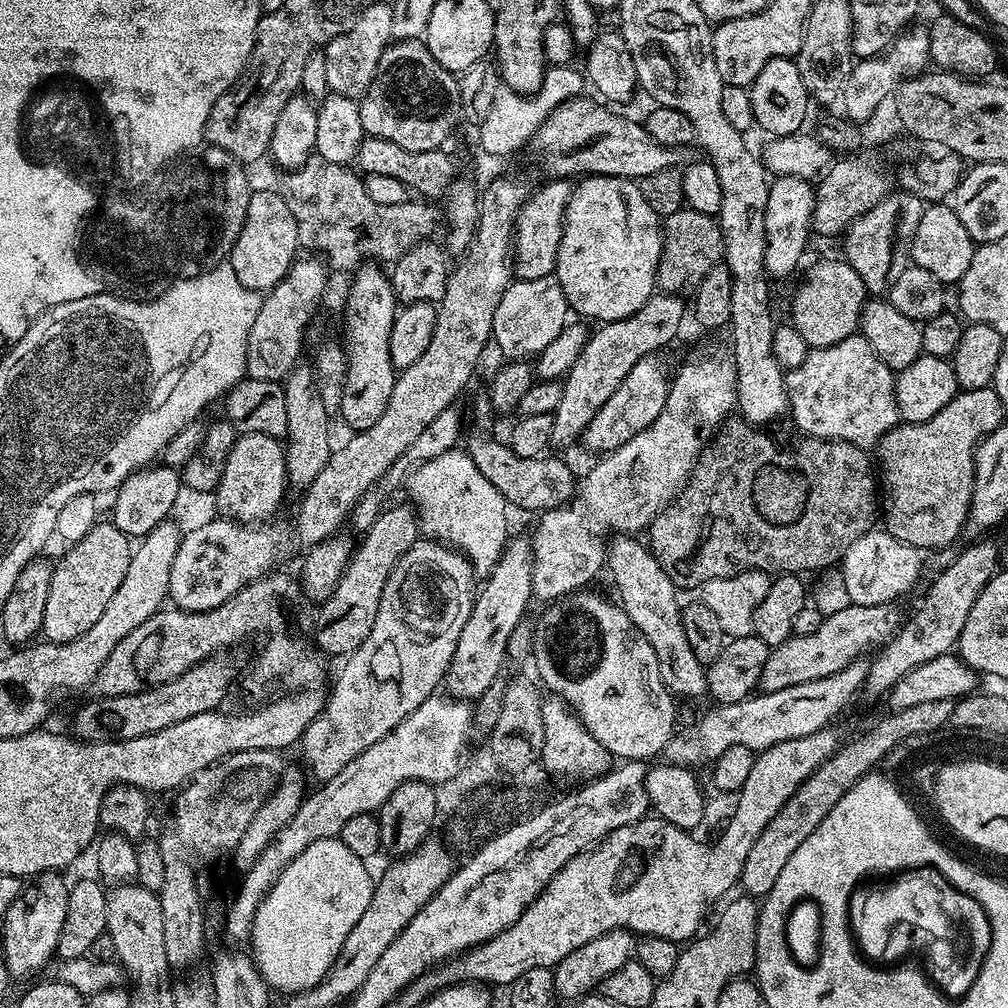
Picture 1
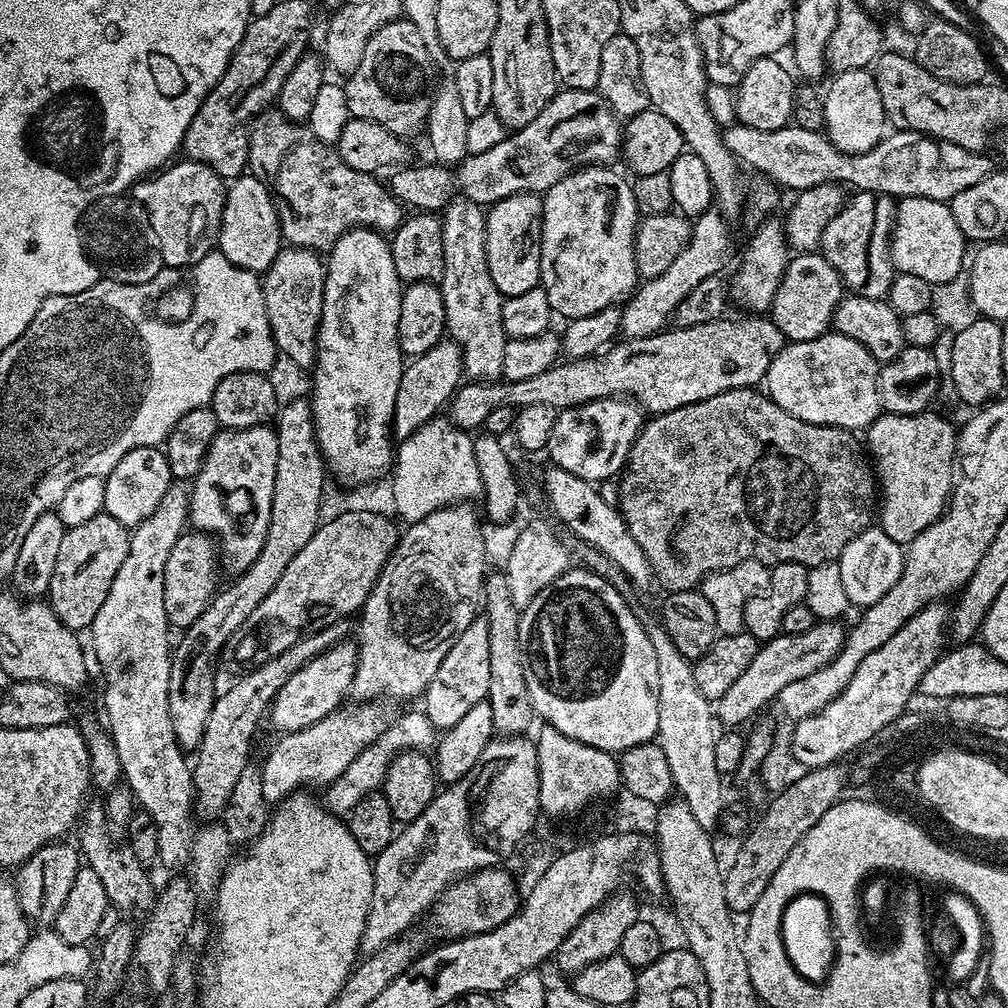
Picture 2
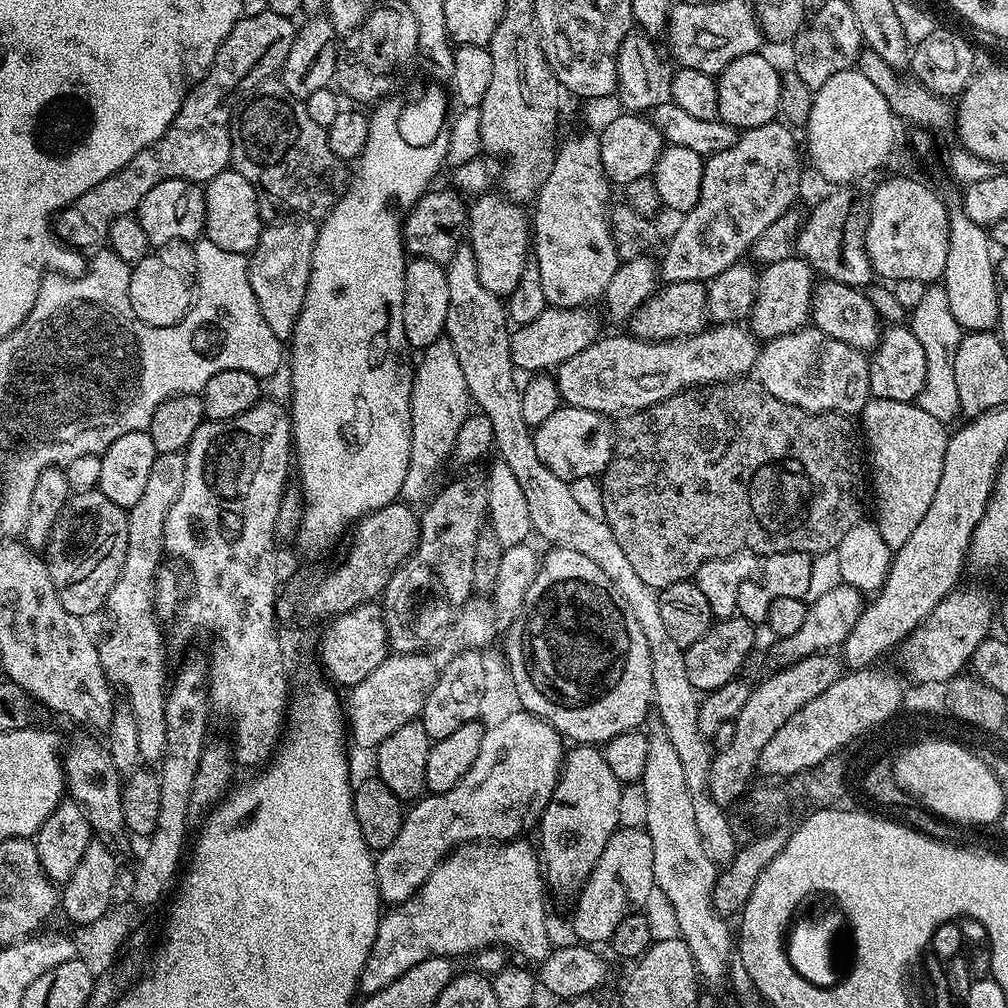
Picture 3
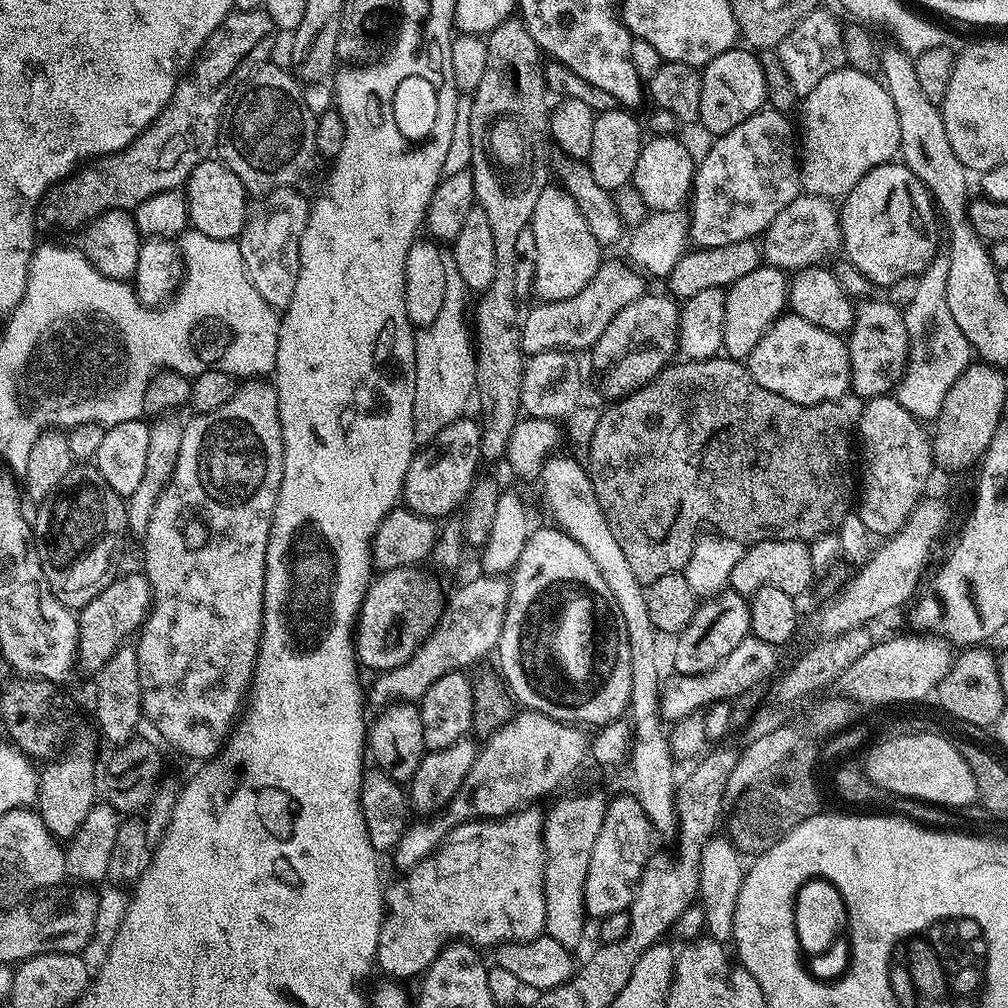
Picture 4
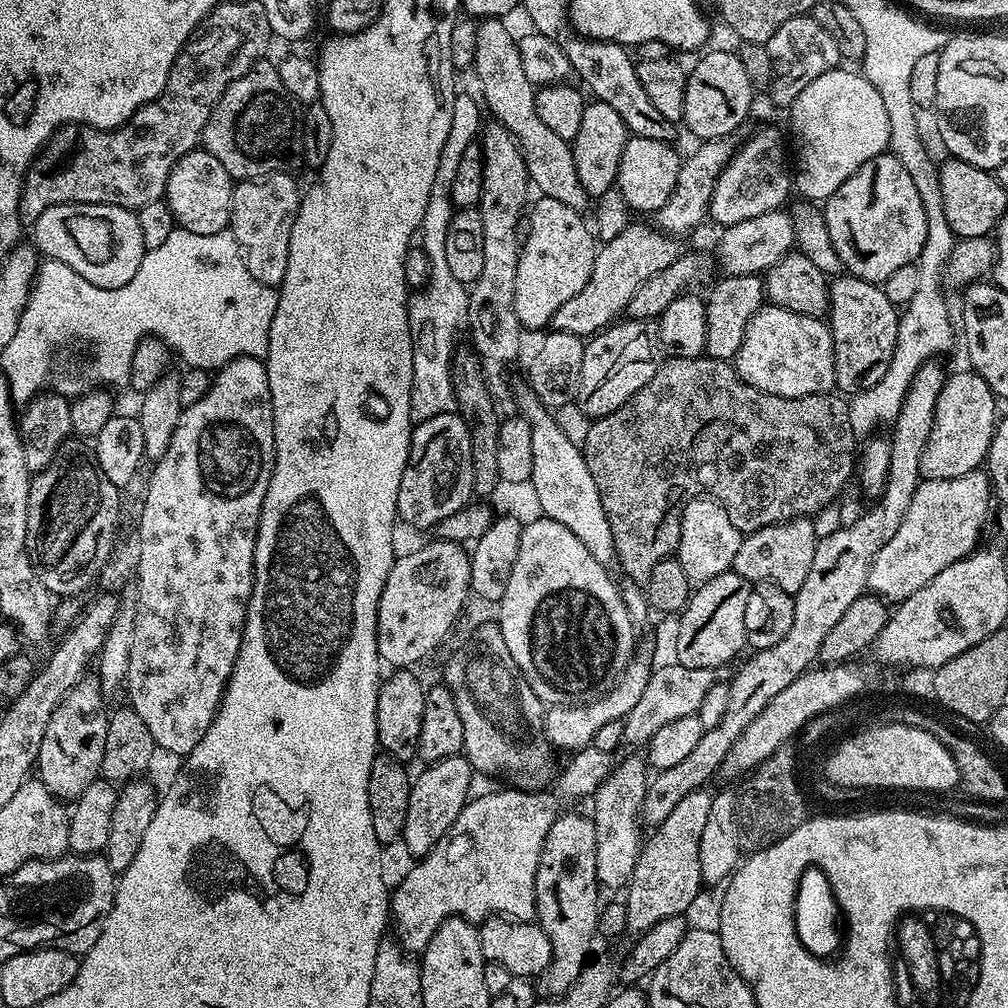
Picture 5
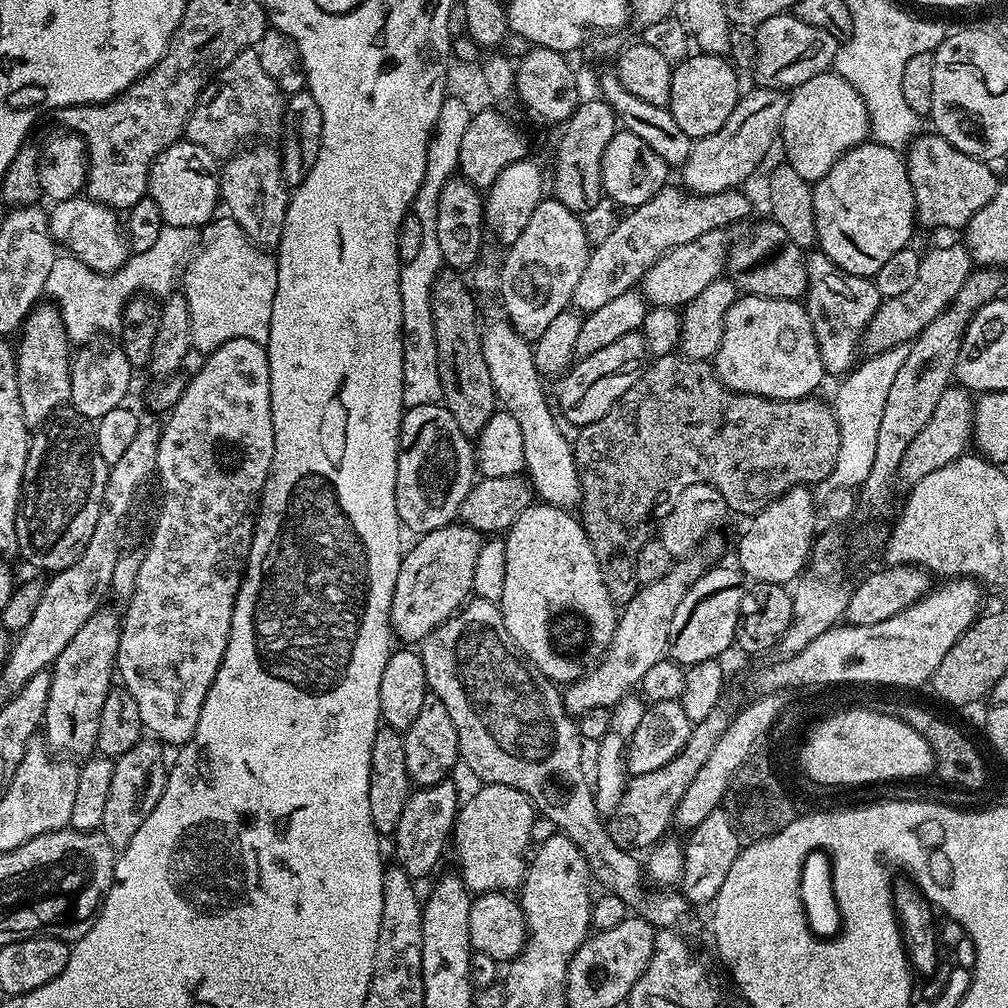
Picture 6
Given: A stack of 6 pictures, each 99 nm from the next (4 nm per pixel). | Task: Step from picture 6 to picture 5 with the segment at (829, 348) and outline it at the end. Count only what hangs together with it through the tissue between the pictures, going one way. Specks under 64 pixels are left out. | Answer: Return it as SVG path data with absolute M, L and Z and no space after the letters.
M841 274L828 286L826 323L832 331L836 388L844 394L855 394L863 392L865 388L874 387L882 380L882 374L886 374L886 366L894 354L900 325L897 305L888 301L881 285L871 284L851 274Z

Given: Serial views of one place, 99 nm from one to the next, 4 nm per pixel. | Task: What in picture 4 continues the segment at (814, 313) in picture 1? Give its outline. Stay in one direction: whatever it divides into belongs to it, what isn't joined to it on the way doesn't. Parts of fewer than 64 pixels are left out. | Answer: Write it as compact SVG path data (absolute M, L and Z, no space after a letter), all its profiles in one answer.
M761 266L750 270L738 282L729 284L726 298L726 318L722 322L722 352L729 360L747 361L749 354L758 346L762 334L788 308L788 286L790 280L781 268Z

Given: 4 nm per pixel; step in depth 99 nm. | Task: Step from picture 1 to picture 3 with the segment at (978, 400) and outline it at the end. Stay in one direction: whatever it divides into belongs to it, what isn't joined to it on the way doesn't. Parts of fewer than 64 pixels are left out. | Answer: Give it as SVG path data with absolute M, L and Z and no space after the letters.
M869 398L858 414L858 424L866 445L870 484L876 487L874 523L886 546L895 550L914 534L918 522L930 510L930 502L934 502L950 432L938 418L926 414L919 403L894 402L890 398Z

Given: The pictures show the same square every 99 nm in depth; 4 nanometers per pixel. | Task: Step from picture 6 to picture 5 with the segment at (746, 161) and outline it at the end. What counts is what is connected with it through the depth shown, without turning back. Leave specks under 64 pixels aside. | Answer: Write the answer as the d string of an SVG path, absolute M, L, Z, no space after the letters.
M731 139L705 140L697 143L696 149L689 156L683 157L680 169L678 170L678 182L666 202L654 214L655 223L659 231L671 234L673 237L683 237L683 232L688 232L691 228L699 226L709 215L709 204L711 195L714 194L715 183L718 182L719 175L728 164L734 151L734 144Z

